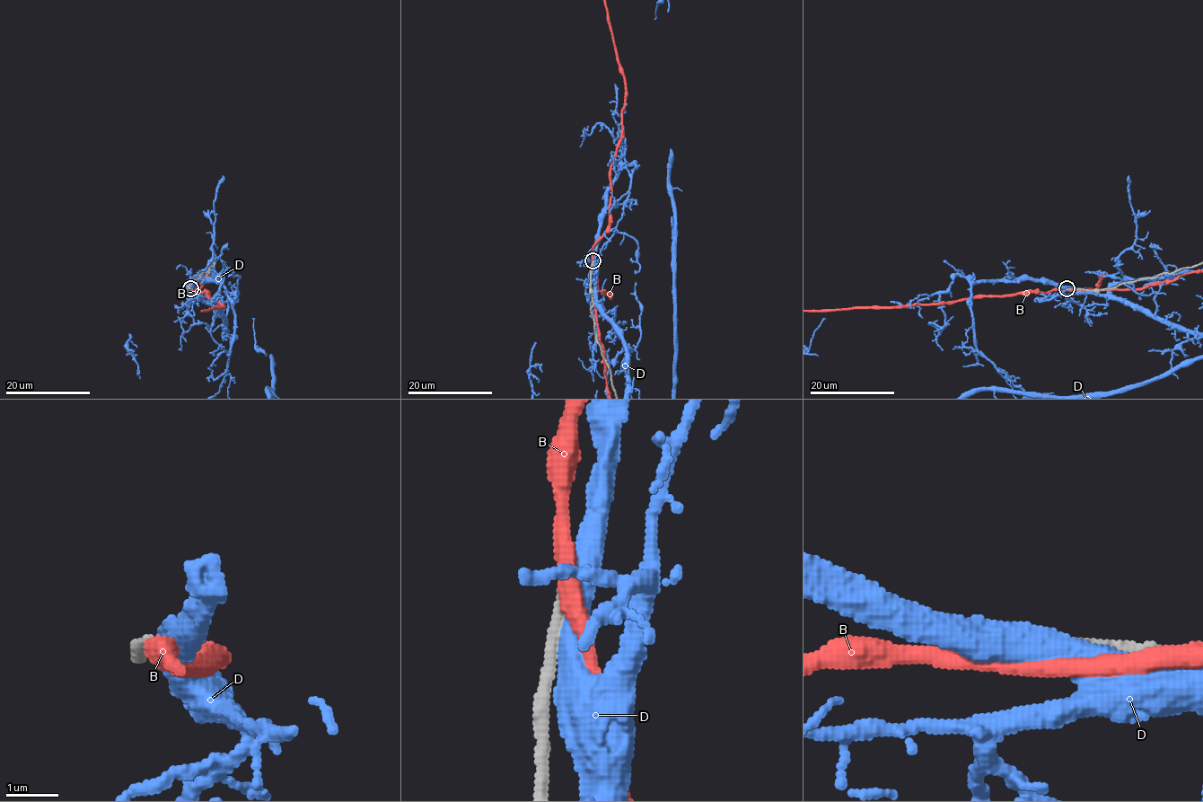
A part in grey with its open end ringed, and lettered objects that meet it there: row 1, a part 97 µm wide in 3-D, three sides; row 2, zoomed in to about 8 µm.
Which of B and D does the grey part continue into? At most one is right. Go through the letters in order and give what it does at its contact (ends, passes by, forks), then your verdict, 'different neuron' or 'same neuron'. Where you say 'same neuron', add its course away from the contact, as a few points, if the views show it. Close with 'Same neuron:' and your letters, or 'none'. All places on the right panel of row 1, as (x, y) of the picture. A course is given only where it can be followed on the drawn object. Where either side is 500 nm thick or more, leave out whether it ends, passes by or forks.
B: it passes by; different neuron
D: different neuron
Same neuron: none

